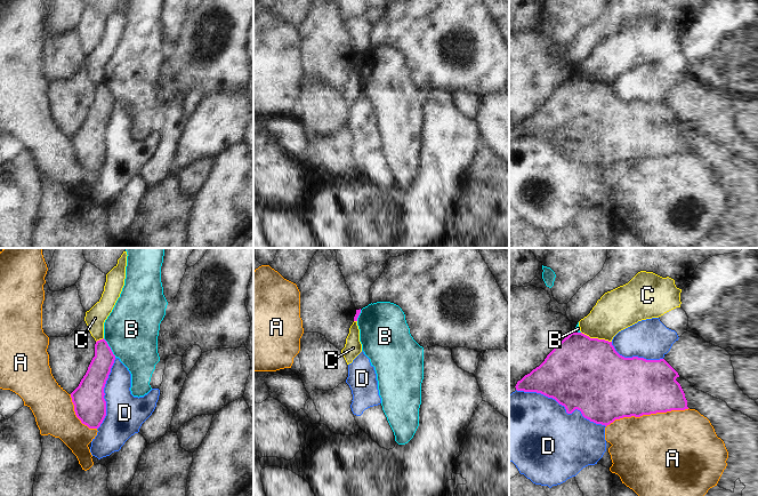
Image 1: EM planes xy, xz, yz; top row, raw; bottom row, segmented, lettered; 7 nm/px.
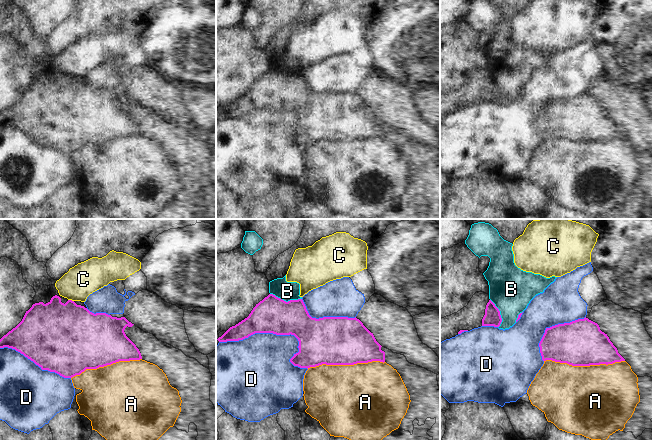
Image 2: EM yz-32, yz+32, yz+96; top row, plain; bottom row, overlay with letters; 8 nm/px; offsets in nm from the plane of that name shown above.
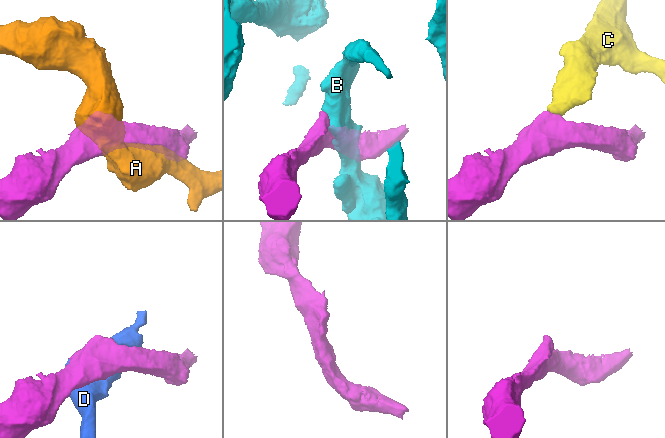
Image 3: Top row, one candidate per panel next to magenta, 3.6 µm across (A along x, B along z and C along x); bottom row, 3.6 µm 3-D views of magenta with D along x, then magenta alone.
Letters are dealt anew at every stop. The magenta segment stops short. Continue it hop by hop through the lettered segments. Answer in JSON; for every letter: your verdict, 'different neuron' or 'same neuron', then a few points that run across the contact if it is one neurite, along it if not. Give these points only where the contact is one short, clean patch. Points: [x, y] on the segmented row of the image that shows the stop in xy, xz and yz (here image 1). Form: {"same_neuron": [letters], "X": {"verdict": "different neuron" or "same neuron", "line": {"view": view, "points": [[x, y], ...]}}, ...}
{"same_neuron": [], "A": {"verdict": "different neuron"}, "B": {"verdict": "different neuron"}, "C": {"verdict": "different neuron", "line": {"view": "yz", "points": [[581, 332], [590, 337], [604, 338], [611, 342]]}}, "D": {"verdict": "different neuron"}}

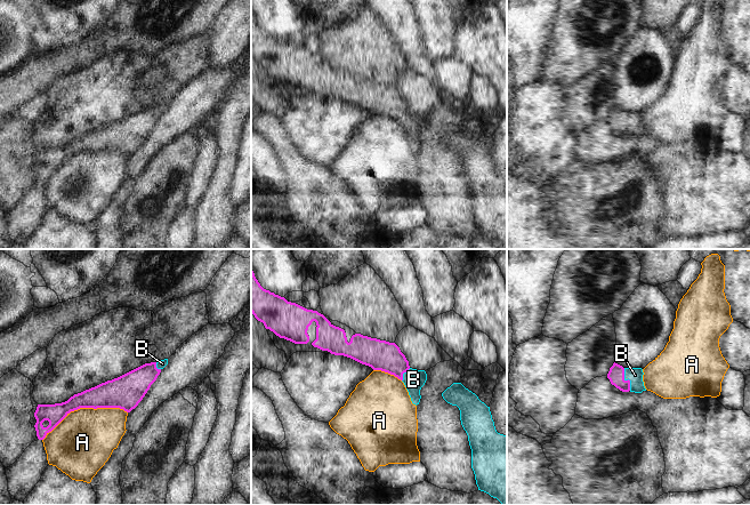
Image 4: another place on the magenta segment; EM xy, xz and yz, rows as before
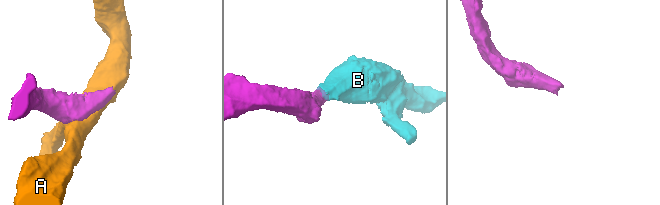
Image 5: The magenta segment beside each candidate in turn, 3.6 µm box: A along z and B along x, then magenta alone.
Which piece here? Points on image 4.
{"same_neuron": ["B"], "A": {"verdict": "different neuron"}, "B": {"verdict": "same neuron", "line": {"view": "yz", "points": [[615, 375], [628, 379], [635, 375]]}}}

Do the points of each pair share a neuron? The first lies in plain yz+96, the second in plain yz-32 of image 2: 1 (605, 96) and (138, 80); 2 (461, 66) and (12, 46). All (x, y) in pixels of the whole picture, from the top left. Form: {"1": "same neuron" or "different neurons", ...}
{"1": "same neuron", "2": "same neuron"}

